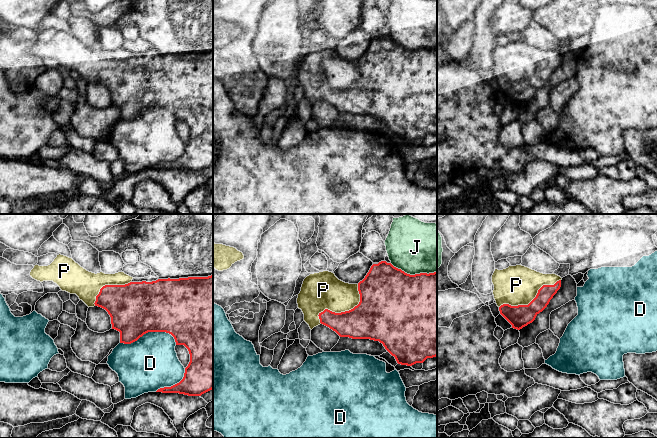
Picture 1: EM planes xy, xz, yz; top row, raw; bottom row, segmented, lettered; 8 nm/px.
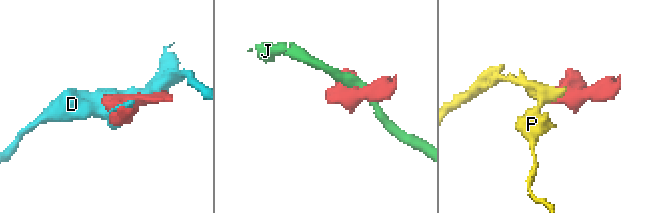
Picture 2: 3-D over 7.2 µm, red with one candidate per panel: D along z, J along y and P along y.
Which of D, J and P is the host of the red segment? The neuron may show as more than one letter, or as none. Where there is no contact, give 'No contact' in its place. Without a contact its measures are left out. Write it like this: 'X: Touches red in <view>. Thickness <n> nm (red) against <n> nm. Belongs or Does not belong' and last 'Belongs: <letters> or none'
D: Touches red in xy. Thickness 440 nm (red) against 420 nm. Does not belong
J: Touches red in xz. Thickness 500 nm (red) against 420 nm. Does not belong
P: Touches red in xz. Thickness 360 nm (red) against 300 nm. Belongs
Belongs: P

